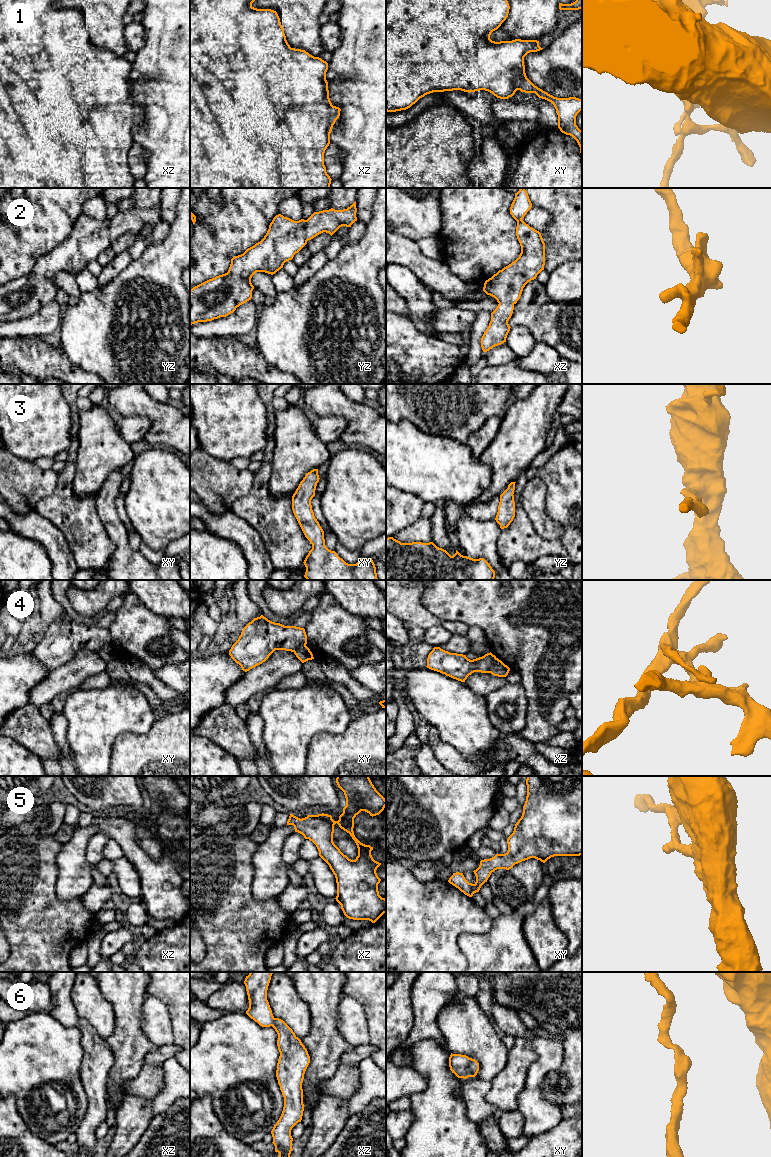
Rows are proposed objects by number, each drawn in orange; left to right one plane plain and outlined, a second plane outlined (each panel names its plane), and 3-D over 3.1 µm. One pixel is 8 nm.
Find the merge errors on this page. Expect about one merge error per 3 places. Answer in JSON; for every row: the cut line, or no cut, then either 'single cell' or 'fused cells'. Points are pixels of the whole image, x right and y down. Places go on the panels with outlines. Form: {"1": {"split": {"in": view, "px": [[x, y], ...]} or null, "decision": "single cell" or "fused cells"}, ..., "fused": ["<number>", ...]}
{"1": {"split": null, "decision": "single cell"}, "2": {"split": null, "decision": "single cell"}, "3": {"split": null, "decision": "single cell"}, "4": {"split": {"in": "xz", "px": [[497, 658], [495, 668], [490, 672]]}, "decision": "fused cells"}, "5": {"split": null, "decision": "single cell"}, "6": {"split": null, "decision": "single cell"}, "fused": ["4"]}

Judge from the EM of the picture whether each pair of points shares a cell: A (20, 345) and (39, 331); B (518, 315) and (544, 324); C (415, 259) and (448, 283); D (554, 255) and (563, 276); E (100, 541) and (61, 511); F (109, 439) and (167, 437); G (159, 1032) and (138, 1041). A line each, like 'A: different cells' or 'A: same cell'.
A: different cells
B: same cell
C: same cell
D: different cells
E: same cell
F: different cells
G: different cells

